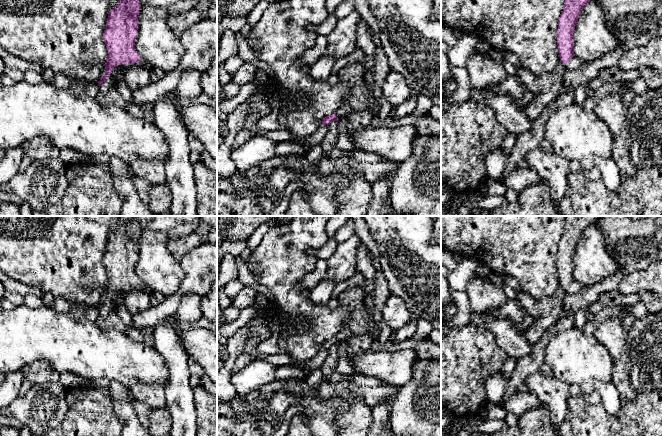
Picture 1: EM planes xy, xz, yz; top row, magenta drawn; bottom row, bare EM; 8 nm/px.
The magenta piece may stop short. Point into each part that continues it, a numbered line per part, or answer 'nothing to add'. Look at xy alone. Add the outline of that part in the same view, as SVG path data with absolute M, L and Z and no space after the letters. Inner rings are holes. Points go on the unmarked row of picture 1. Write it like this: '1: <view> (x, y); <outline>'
1: xy (112, 305); M125 290L114 291L108 303L99 310L99 316L107 318L110 314L116 312L119 306L119 298L123 297L124 294Z

